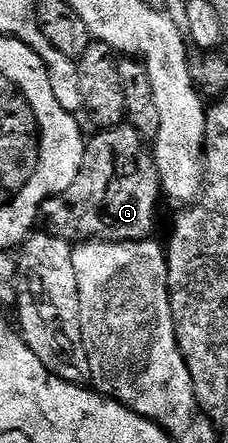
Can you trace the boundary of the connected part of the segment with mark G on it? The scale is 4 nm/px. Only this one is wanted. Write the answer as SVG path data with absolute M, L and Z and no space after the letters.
M129 125L108 127L97 134L86 144L76 181L53 204L53 234L67 241L141 243L149 240L154 231L154 206L160 200L158 170L151 148Z

